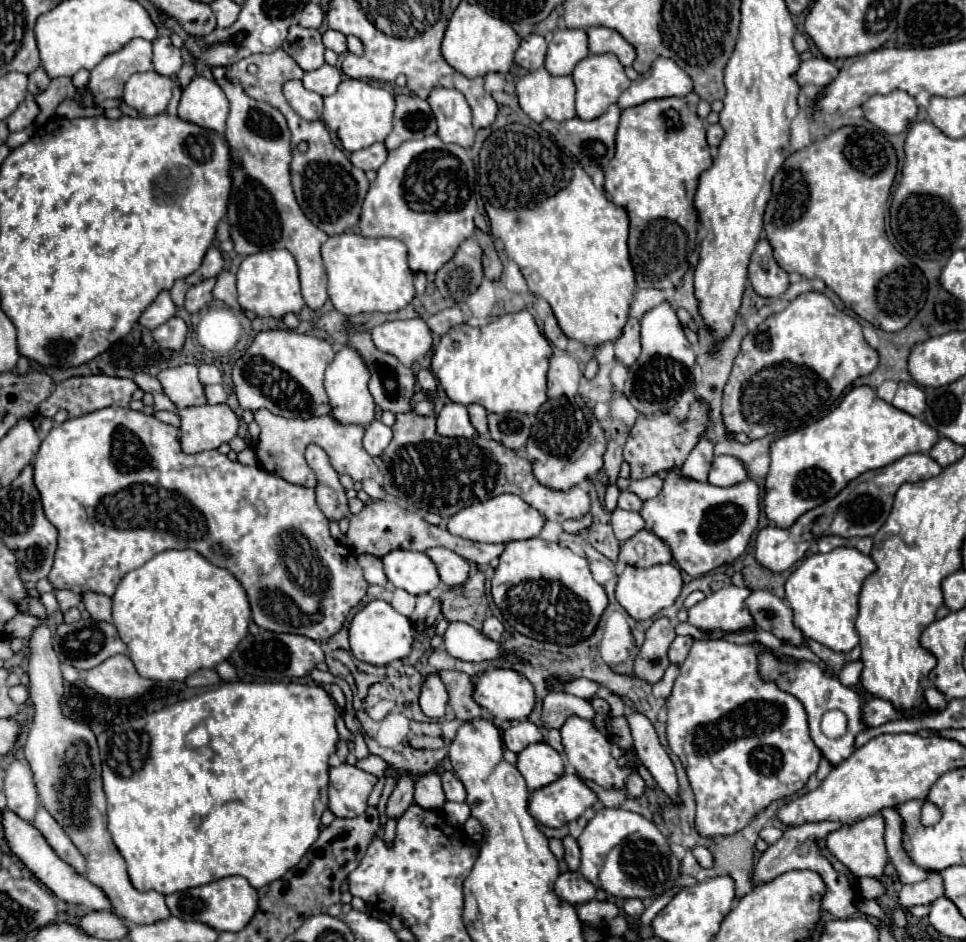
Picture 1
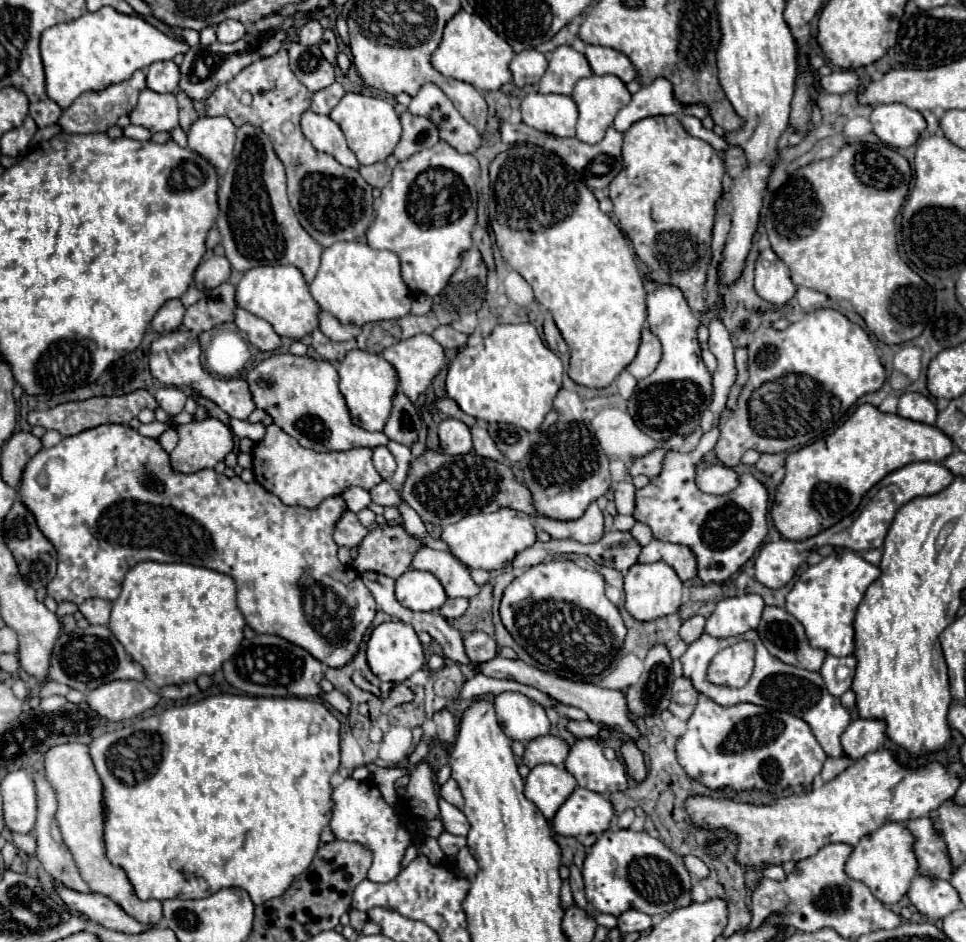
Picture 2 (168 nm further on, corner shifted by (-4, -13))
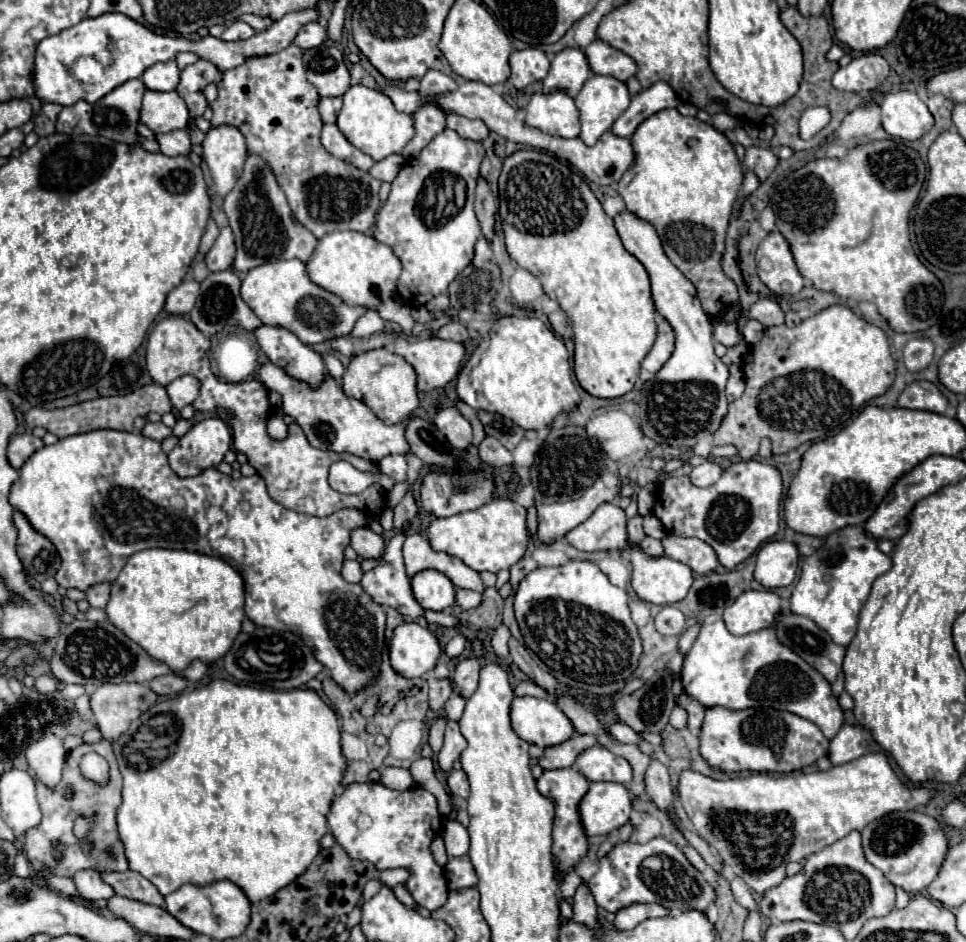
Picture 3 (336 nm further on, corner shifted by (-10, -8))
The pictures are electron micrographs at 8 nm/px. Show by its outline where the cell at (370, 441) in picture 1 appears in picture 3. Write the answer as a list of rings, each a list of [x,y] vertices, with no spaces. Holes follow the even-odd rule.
[[[402,454],[384,456],[378,462],[378,466],[380,466],[380,472],[386,474],[386,476],[390,476],[392,480],[396,480],[396,482],[404,482],[406,480],[406,468],[408,468],[408,464],[406,464],[406,458]]]

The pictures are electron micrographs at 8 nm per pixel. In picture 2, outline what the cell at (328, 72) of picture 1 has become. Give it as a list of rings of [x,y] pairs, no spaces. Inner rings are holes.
[[[334,83],[326,89],[320,89],[312,95],[312,107],[310,109],[318,115],[328,115],[338,105],[342,95],[344,95],[344,89],[340,83]]]

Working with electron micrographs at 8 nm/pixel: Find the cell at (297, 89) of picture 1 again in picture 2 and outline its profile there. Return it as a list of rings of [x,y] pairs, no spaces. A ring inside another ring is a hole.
[[[306,111],[306,113],[302,113],[302,121],[300,123],[302,123],[302,133],[306,135],[306,139],[318,151],[332,155],[344,167],[350,167],[350,169],[358,169],[360,167],[356,155],[346,145],[346,137],[344,137],[342,129],[330,117]]]

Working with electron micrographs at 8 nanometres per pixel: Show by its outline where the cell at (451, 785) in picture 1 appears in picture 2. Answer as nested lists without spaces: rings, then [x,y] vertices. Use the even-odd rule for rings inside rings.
[[[448,779],[448,781],[440,787],[440,797],[446,799],[448,803],[456,805],[458,809],[464,807],[464,797],[462,797],[462,793],[460,793],[460,789],[458,789],[458,783],[456,783],[454,779]]]

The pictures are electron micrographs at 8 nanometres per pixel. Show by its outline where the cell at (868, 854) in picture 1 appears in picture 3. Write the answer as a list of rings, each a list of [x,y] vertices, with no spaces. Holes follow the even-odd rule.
[[[912,810],[892,812],[884,818],[878,818],[876,822],[870,822],[862,830],[862,846],[866,860],[878,870],[882,870],[882,874],[892,886],[916,894],[922,892],[928,886],[928,882],[936,878],[936,872],[940,870],[940,864],[948,850],[948,840],[938,820],[930,818],[924,812]]]

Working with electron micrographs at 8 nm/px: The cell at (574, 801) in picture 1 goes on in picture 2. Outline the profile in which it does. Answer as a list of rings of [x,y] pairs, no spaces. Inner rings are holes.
[[[578,787],[558,809],[556,817],[552,819],[552,827],[558,835],[570,837],[604,833],[610,829],[614,815],[614,807],[606,795]]]

